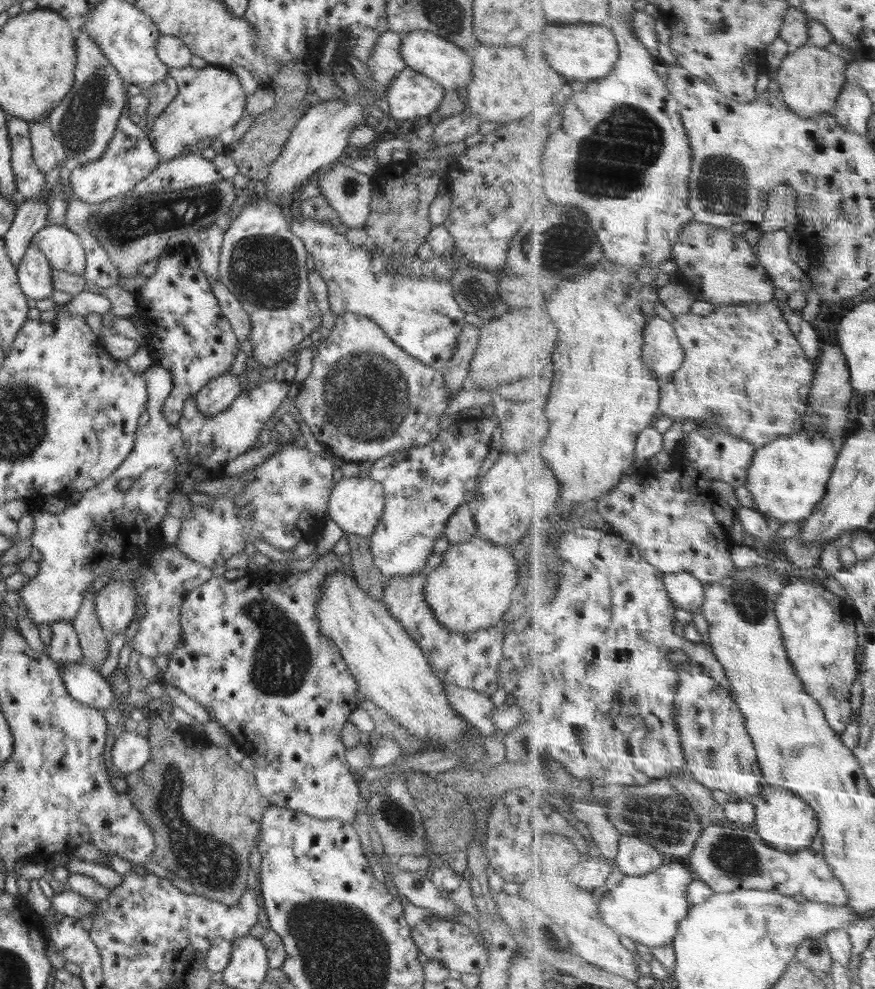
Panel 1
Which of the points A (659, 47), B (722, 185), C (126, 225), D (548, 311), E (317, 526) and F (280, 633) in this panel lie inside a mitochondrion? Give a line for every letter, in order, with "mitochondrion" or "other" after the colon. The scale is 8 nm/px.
A: other
B: mitochondrion
C: mitochondrion
D: other
E: other
F: mitochondrion

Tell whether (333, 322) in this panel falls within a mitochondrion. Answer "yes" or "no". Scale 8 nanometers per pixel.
no

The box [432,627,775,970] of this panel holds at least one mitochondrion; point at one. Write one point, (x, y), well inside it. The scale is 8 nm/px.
(665, 820)

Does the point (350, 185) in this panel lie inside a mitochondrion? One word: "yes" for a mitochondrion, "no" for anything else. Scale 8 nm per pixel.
yes

